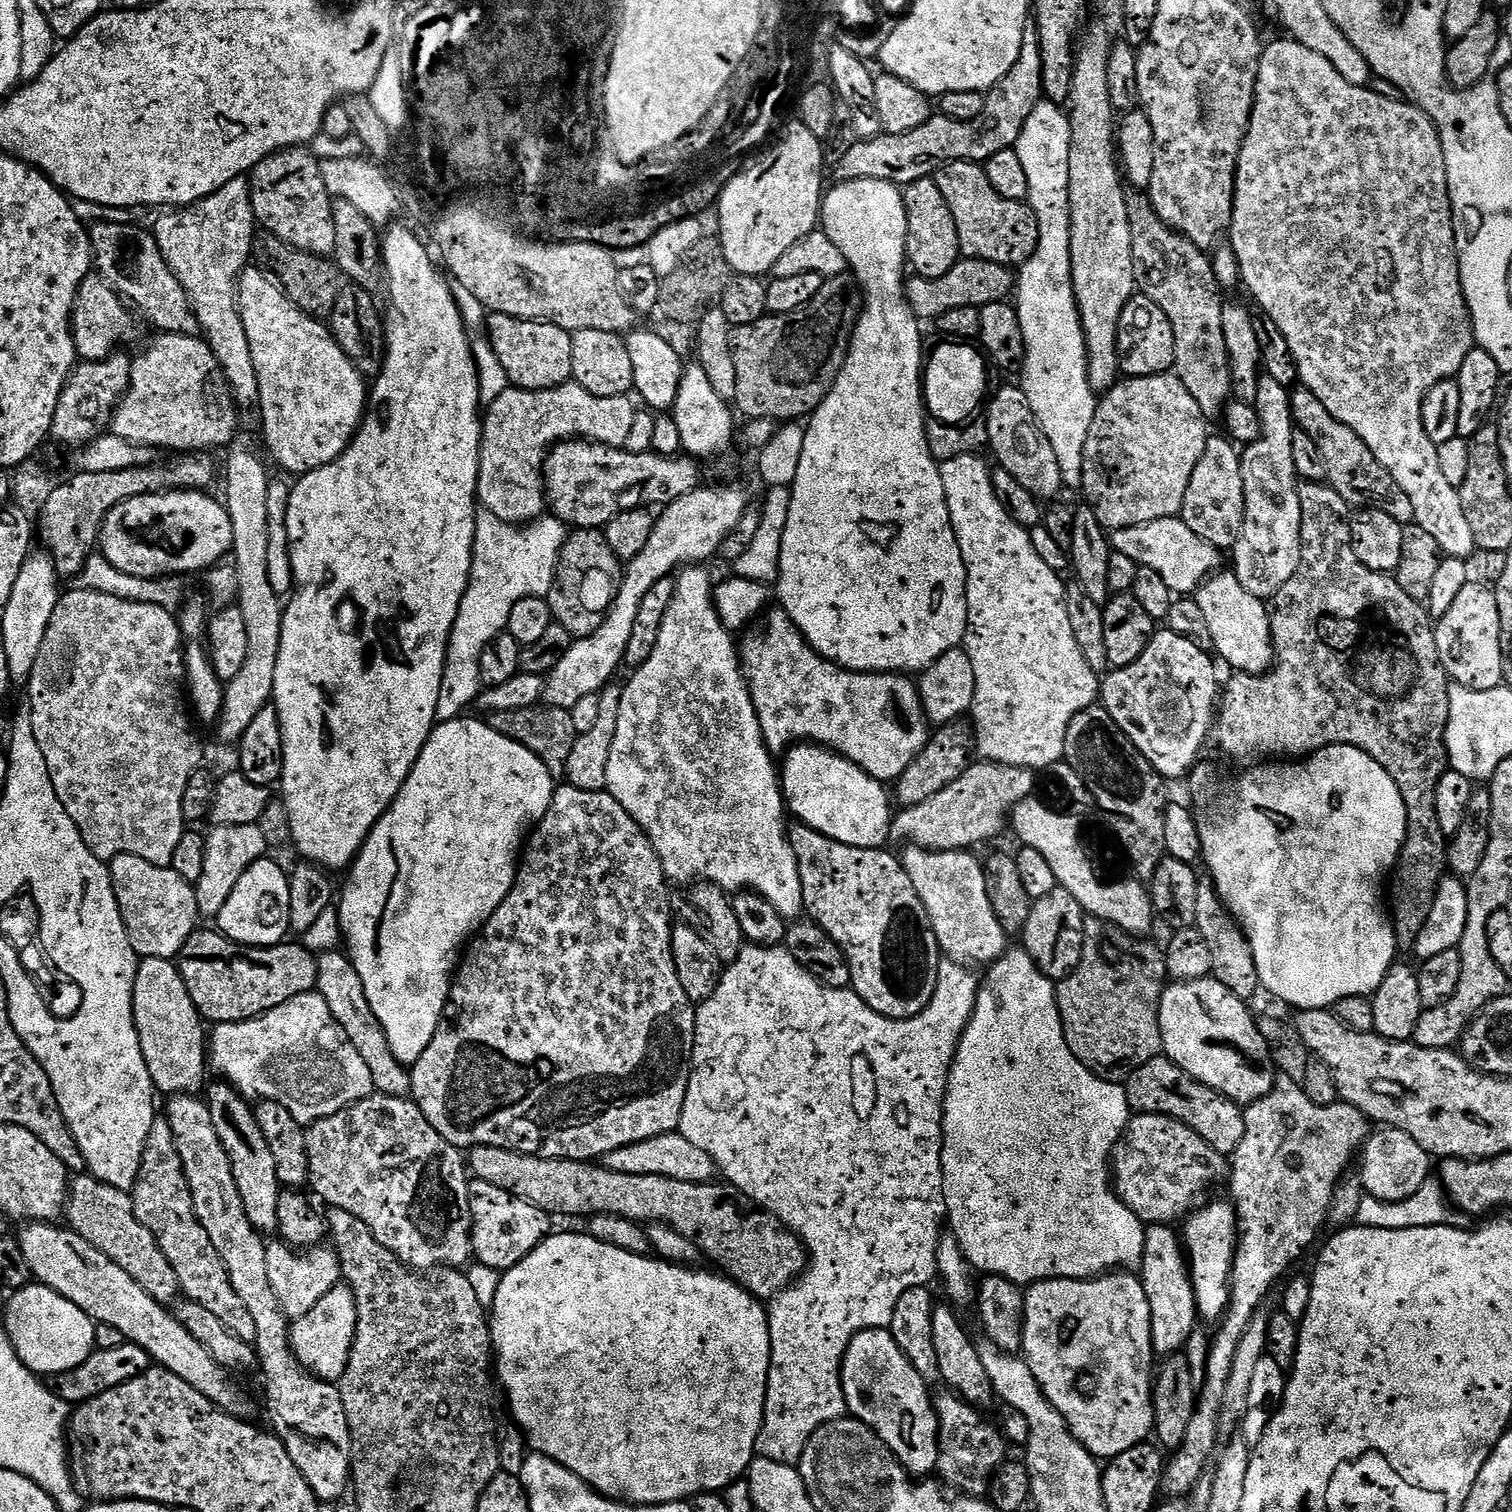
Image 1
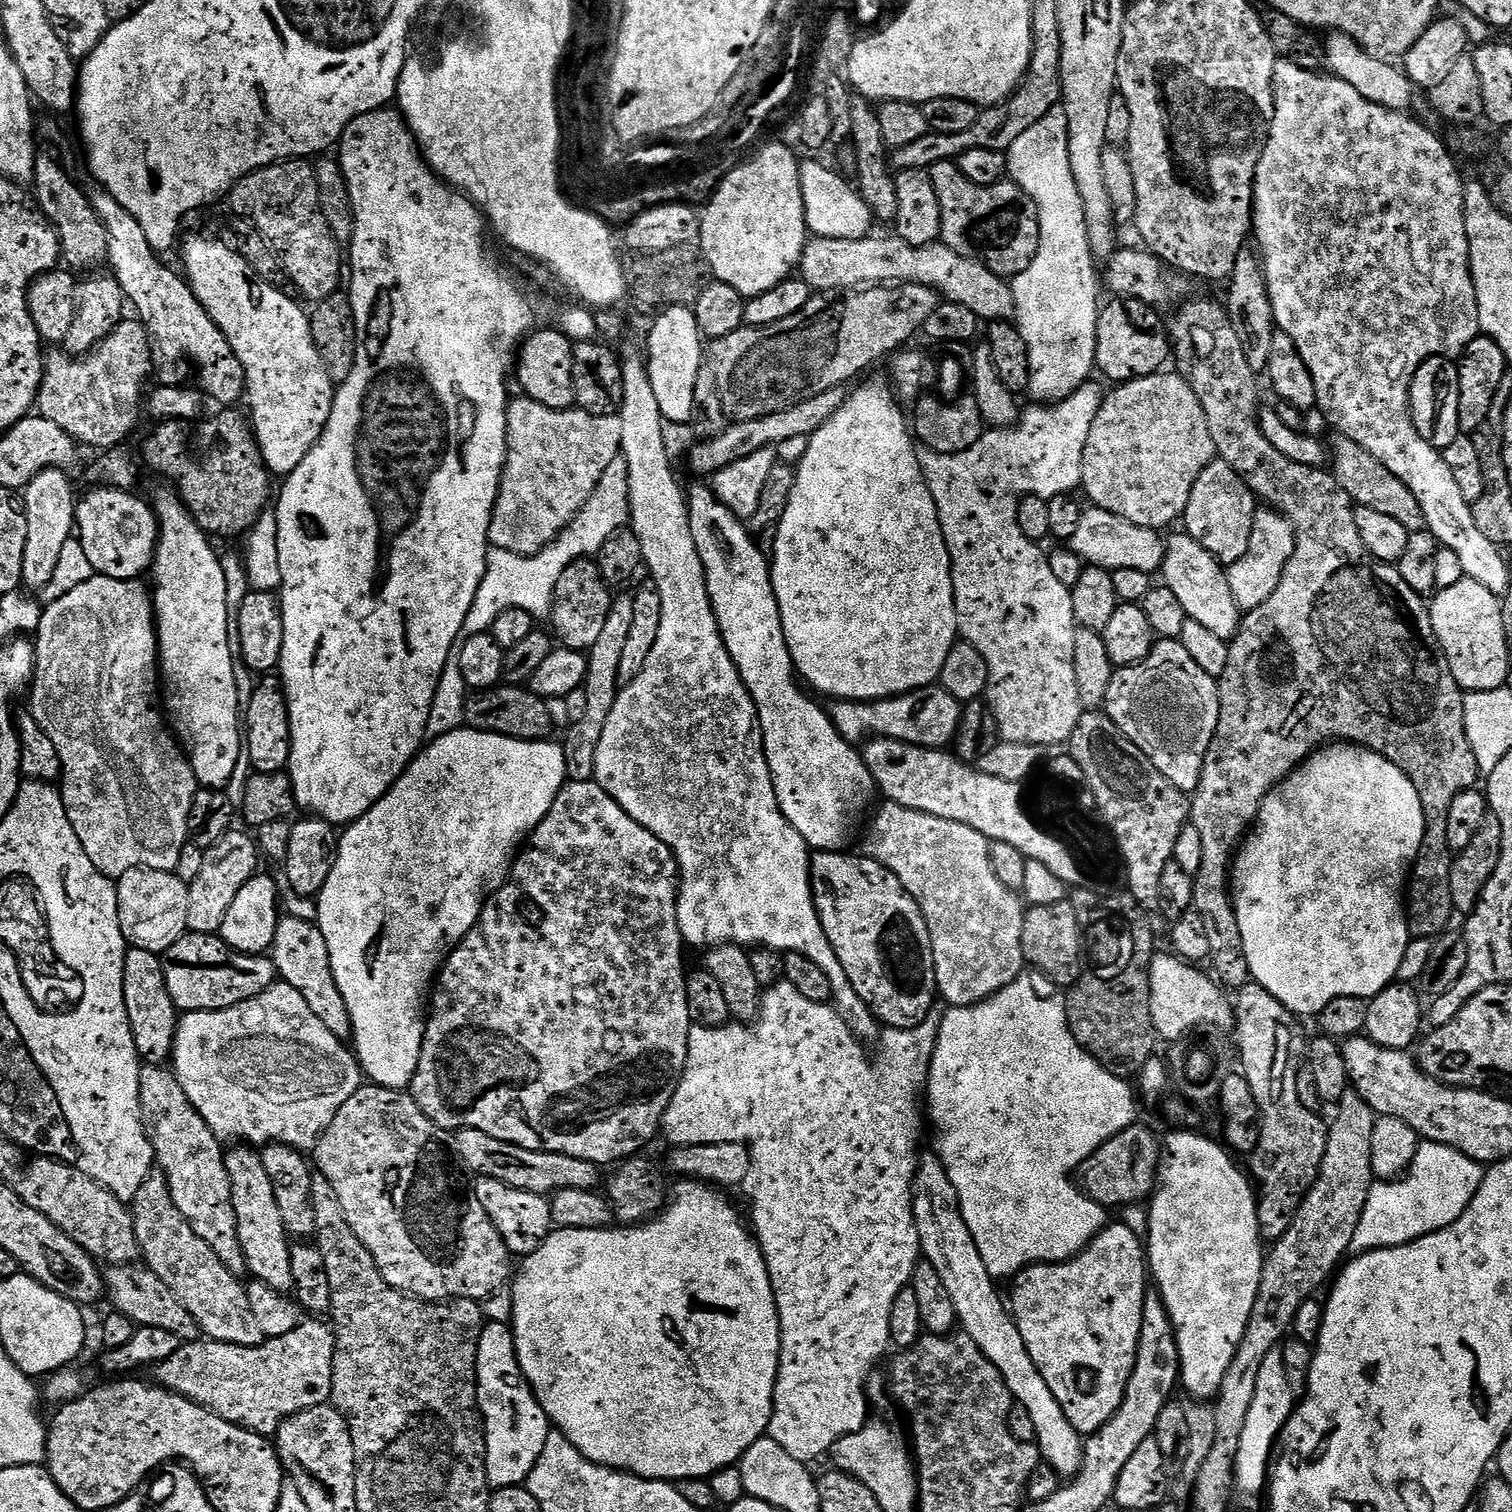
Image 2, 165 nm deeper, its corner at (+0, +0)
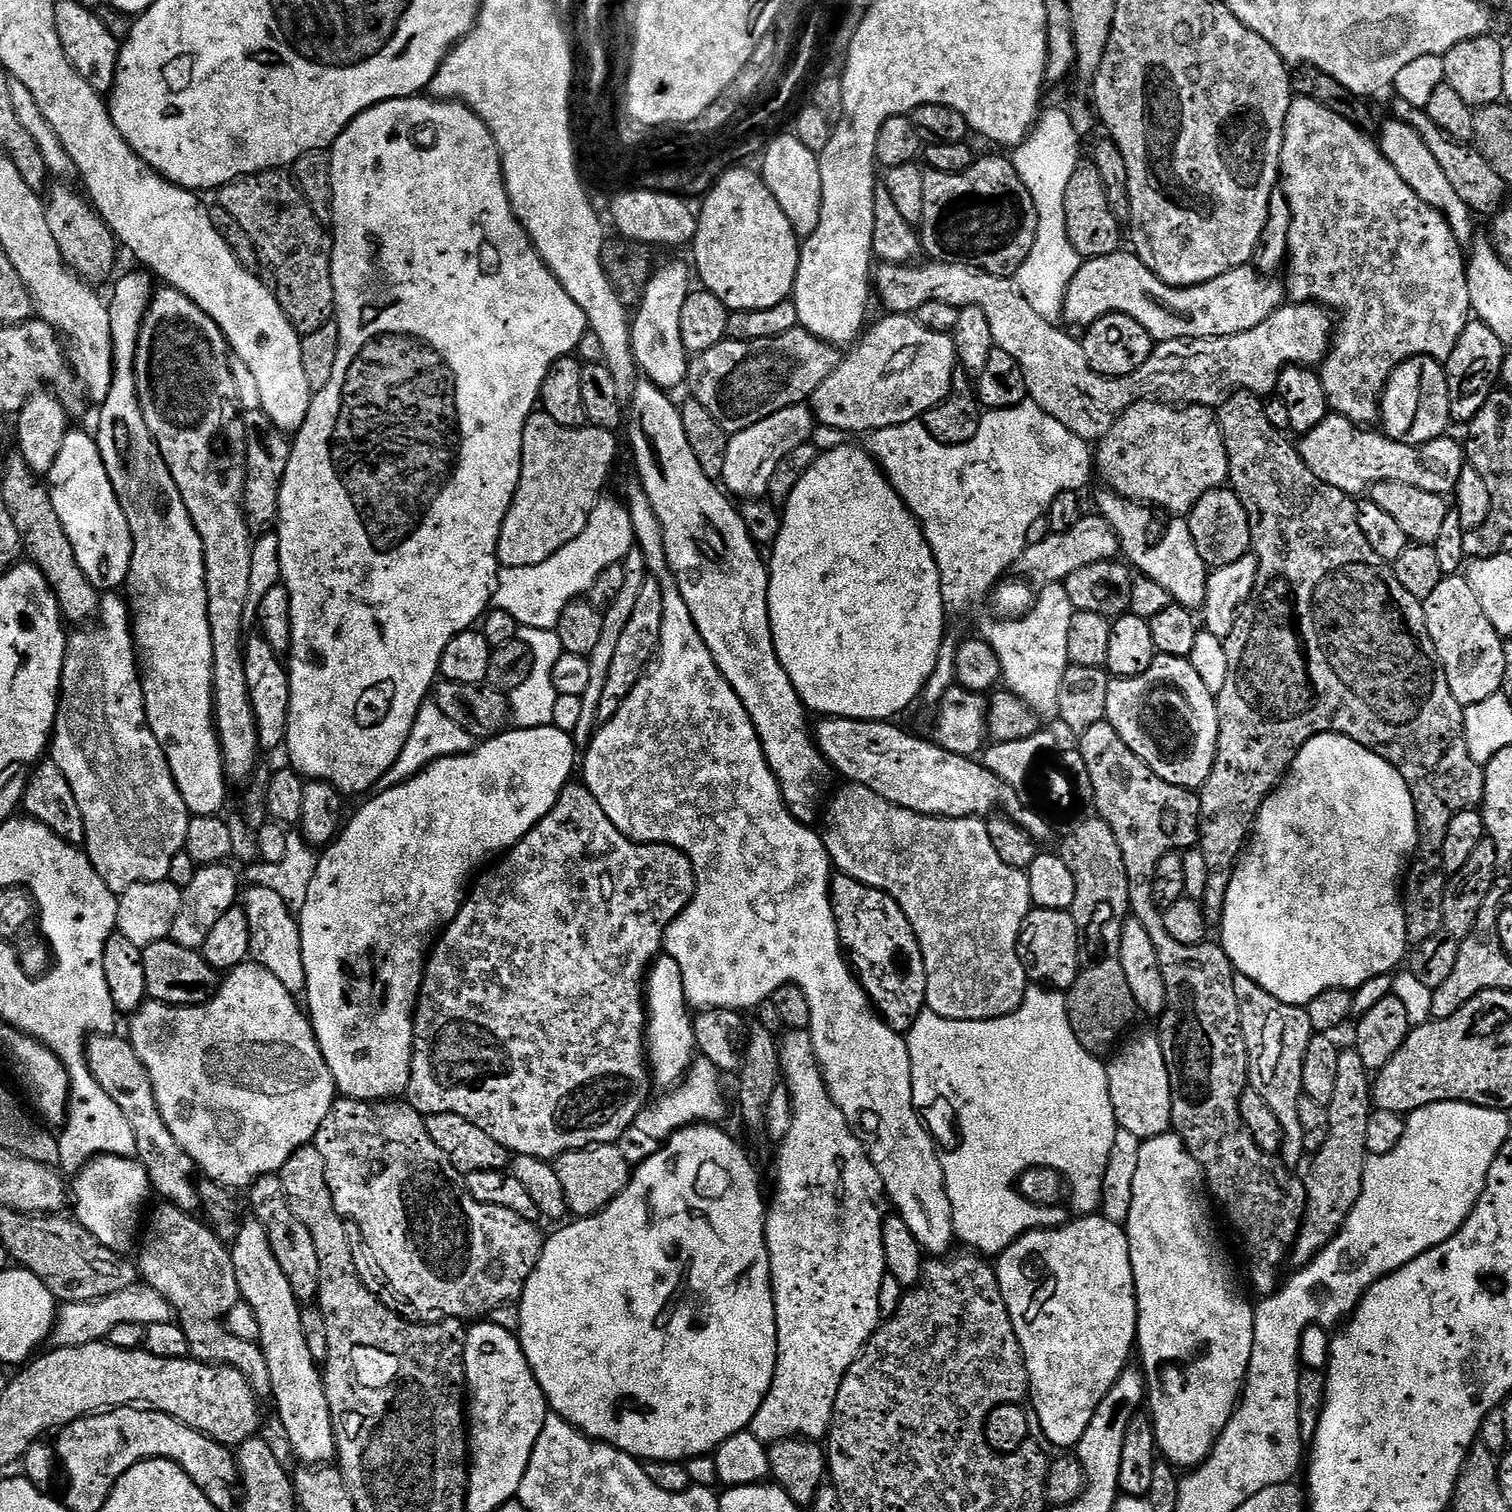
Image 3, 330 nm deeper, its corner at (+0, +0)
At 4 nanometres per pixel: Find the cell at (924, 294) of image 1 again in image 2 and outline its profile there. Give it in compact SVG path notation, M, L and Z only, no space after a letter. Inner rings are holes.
M904 284L901 286L868 286L863 290L837 290L835 292L816 292L798 310L798 314L790 314L790 318L782 318L782 322L774 322L770 326L761 328L749 328L747 326L734 330L734 334L726 334L726 338L718 338L711 341L706 348L706 360L710 365L713 376L716 377L716 385L720 391L720 410L729 421L739 422L741 420L757 420L770 414L778 414L778 410L790 410L790 406L798 406L798 402L806 402L806 398L815 398L826 390L844 388L847 380L855 381L859 372L867 370L871 364L876 364L880 359L891 357L901 351L904 344L915 333L916 335L923 329L923 326L930 318L931 311L935 310L940 303L939 293L935 289L922 286L921 284Z

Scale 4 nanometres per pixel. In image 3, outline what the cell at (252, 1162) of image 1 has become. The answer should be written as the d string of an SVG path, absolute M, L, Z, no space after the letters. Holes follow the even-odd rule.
M255 1218L245 1219L240 1225L240 1232L237 1234L235 1240L231 1241L230 1251L232 1253L232 1261L234 1262L234 1274L238 1278L238 1286L240 1287L240 1298L243 1303L246 1303L254 1310L254 1316L258 1318L258 1328L260 1335L258 1343L260 1348L264 1351L266 1358L266 1366L270 1370L270 1382L272 1383L272 1391L270 1393L271 1399L276 1399L276 1412L280 1415L280 1424L284 1427L284 1432L288 1435L288 1444L296 1451L296 1456L308 1466L324 1466L329 1462L337 1459L336 1454L336 1435L332 1429L332 1415L330 1414L330 1406L326 1402L326 1390L324 1389L324 1378L321 1369L318 1367L317 1360L310 1354L310 1346L306 1346L306 1334L302 1334L302 1318L300 1313L302 1311L301 1301L296 1299L294 1290L290 1286L290 1278L286 1278L286 1274L282 1272L282 1266L278 1264L278 1258L274 1256L274 1250L270 1244L270 1238L260 1221Z

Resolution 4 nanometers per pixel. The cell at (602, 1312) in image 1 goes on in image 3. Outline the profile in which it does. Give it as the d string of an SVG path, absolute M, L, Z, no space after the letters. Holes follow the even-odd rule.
M699 1123L690 1128L680 1128L669 1140L663 1141L657 1148L660 1149L653 1156L648 1156L640 1165L638 1163L635 1165L626 1190L622 1190L622 1194L618 1198L610 1201L608 1207L596 1213L595 1216L573 1219L571 1221L573 1224L565 1223L563 1225L565 1228L561 1232L556 1232L553 1236L549 1235L545 1239L544 1249L538 1258L538 1266L534 1266L534 1270L524 1287L524 1292L518 1301L518 1309L520 1308L518 1339L526 1354L528 1364L532 1367L532 1373L535 1374L540 1388L544 1391L544 1398L548 1401L549 1409L555 1415L561 1416L563 1420L570 1422L579 1432L591 1436L593 1440L598 1440L601 1444L608 1444L611 1448L616 1448L628 1456L634 1456L641 1462L659 1462L661 1460L687 1462L695 1456L707 1456L715 1453L720 1444L726 1442L726 1438L745 1431L751 1425L754 1414L758 1414L758 1410L772 1385L774 1370L776 1369L776 1303L772 1297L772 1271L768 1257L768 1239L764 1233L766 1196L760 1193L760 1180L756 1177L756 1168L752 1165L751 1158L720 1129L720 1126Z

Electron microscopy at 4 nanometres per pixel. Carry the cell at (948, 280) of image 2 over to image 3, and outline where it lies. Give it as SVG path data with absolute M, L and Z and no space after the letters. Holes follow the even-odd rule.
M916 262L913 264L881 263L874 272L874 292L880 295L882 303L892 314L915 314L918 306L926 302L950 302L950 306L962 309L971 304L978 305L990 321L990 334L994 334L997 348L1006 350L1014 357L1014 362L1022 366L1026 374L1028 399L1033 400L1050 418L1058 418L1066 430L1078 434L1085 442L1098 442L1118 422L1118 418L1131 404L1138 400L1163 398L1168 402L1179 402L1184 406L1199 406L1215 409L1224 403L1234 392L1245 391L1253 394L1275 393L1276 383L1282 370L1290 364L1316 366L1327 356L1330 347L1330 333L1334 320L1329 309L1319 304L1285 303L1262 326L1229 336L1211 336L1197 340L1161 340L1153 347L1150 358L1142 362L1138 370L1129 376L1100 376L1086 362L1083 343L1072 336L1067 336L1053 321L1042 318L1034 311L1034 306L1026 302L1020 285L1007 276L995 276L984 272L974 264L967 262Z

